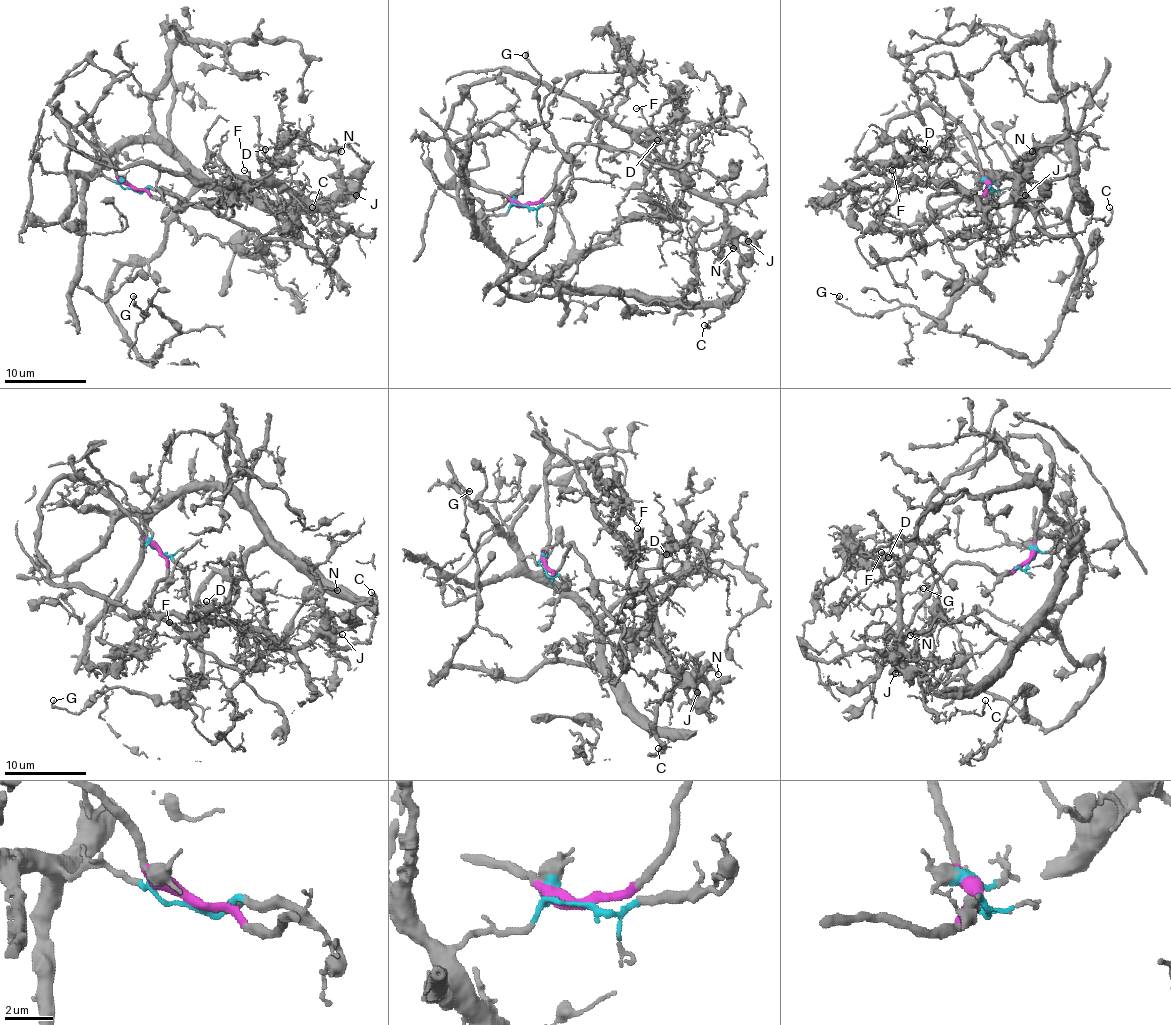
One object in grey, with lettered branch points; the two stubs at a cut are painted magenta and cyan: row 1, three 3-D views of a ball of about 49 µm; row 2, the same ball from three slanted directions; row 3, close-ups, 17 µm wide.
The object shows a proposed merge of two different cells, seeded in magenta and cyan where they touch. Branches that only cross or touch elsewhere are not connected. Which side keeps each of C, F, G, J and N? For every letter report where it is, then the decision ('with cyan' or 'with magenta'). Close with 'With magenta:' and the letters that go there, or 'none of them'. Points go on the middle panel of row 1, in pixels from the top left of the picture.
C: place (704, 325); with magenta
F: place (636, 108); with magenta
G: place (525, 55); with cyan
J: place (748, 241); with magenta
N: place (733, 248); with magenta
With magenta: C, F, J, N

